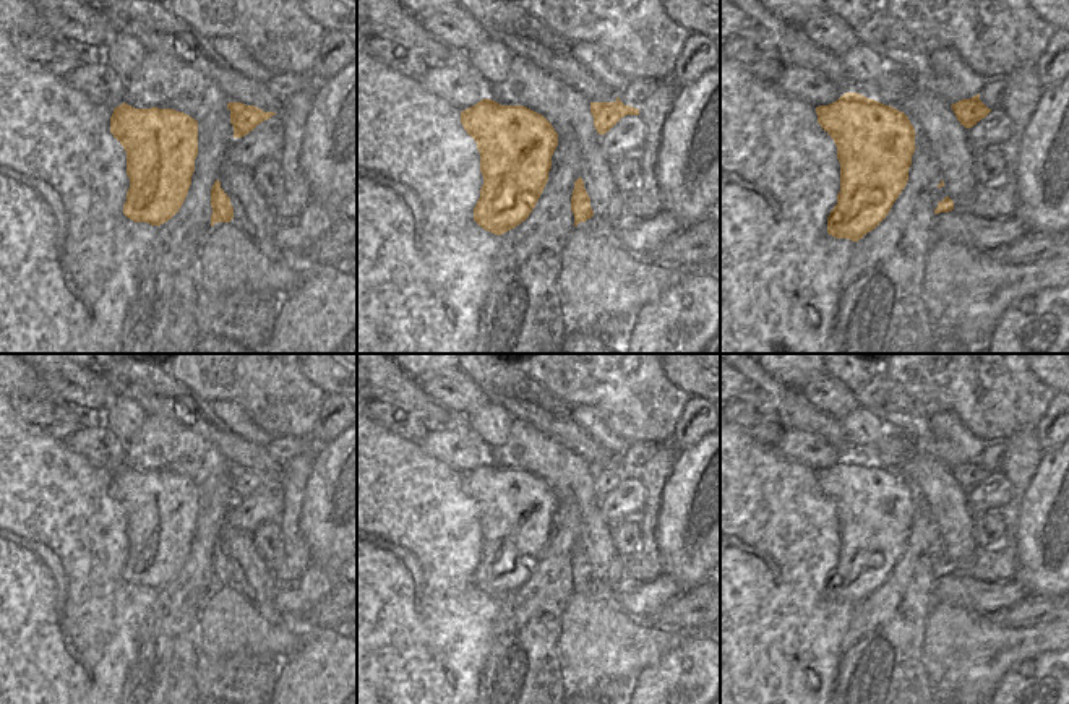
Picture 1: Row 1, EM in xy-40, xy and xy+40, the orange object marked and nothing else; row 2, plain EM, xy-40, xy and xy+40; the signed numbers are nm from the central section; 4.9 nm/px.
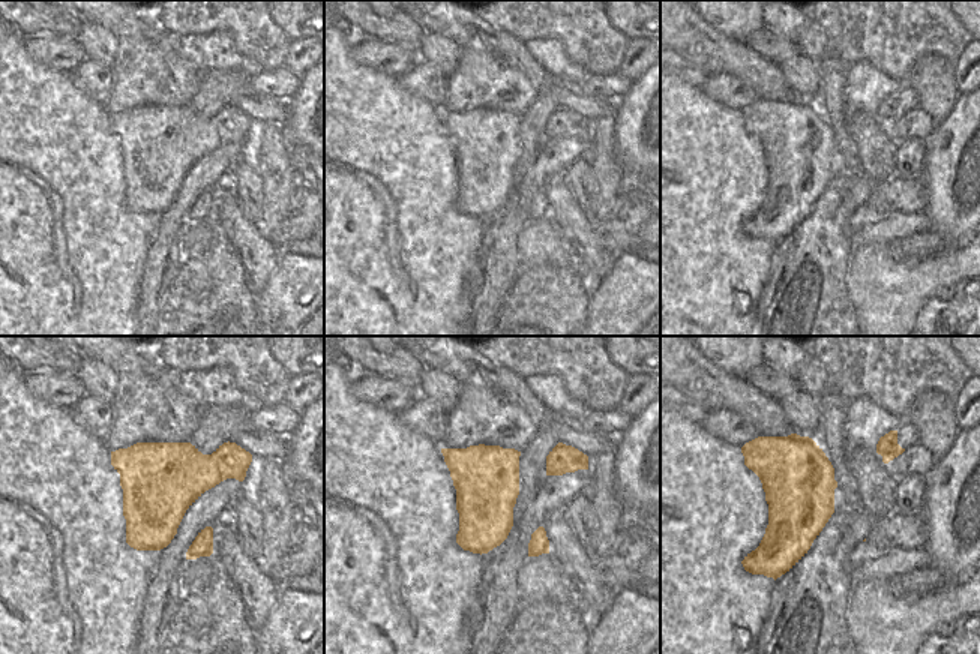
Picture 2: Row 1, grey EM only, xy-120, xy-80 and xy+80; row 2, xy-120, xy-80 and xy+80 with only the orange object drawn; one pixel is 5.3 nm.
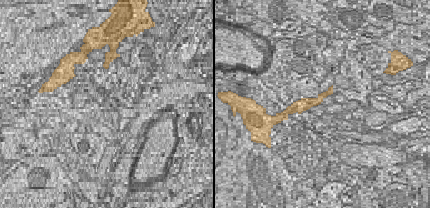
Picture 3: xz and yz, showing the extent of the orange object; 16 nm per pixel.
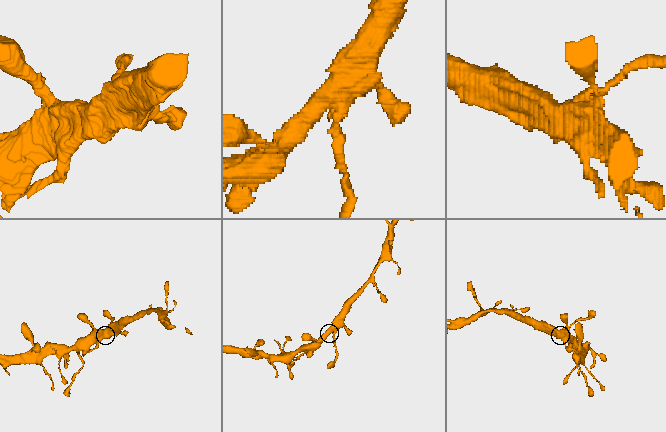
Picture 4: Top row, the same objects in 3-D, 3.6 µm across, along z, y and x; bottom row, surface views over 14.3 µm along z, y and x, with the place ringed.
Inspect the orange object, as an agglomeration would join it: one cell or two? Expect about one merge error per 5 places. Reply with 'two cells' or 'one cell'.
one cell

